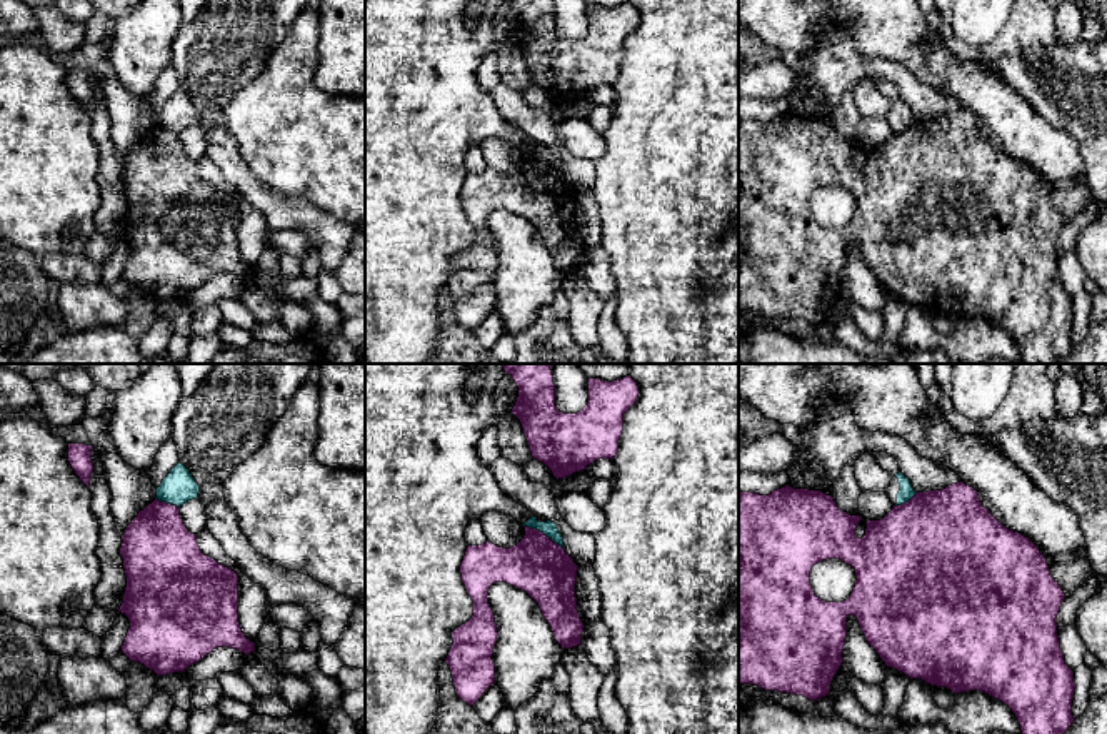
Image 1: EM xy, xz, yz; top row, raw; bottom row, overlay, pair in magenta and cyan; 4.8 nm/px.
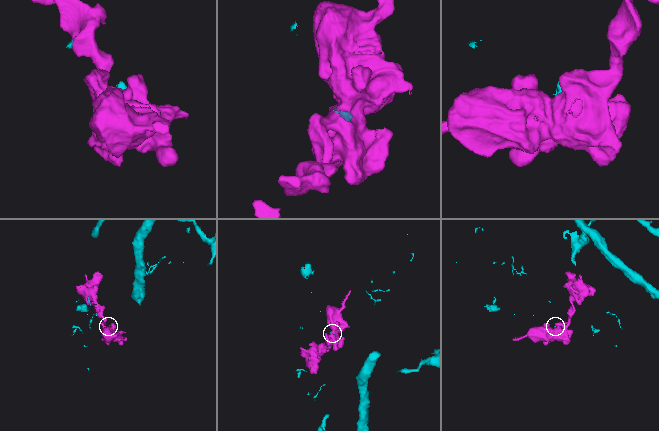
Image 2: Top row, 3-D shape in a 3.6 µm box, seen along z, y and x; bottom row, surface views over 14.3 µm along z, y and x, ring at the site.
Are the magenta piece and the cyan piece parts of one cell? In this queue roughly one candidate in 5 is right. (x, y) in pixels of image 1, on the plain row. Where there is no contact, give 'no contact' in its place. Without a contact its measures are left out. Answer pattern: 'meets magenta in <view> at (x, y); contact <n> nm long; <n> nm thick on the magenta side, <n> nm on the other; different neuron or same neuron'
meets magenta in xz at (542, 159); contact 240 nm long; 280 nm thick on the magenta side, 70 nm on the other; different neuron

